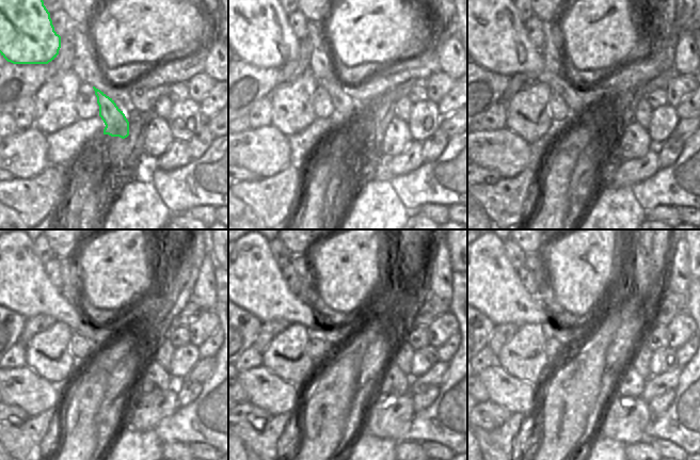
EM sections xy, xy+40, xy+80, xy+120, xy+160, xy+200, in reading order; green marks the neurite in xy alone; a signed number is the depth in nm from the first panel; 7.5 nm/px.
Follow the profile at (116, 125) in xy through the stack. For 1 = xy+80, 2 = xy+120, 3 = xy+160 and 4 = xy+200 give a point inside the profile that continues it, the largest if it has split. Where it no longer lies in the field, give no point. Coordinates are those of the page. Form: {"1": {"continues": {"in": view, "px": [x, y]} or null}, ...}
{"1": {"continues": {"in": "xy+80", "px": [489, 28]}}, "2": {"continues": {"in": "xy+120", "px": [11, 273]}}, "3": {"continues": {"in": "xy+160", "px": [251, 279]}}, "4": {"continues": {"in": "xy+200", "px": [489, 283]}}}

